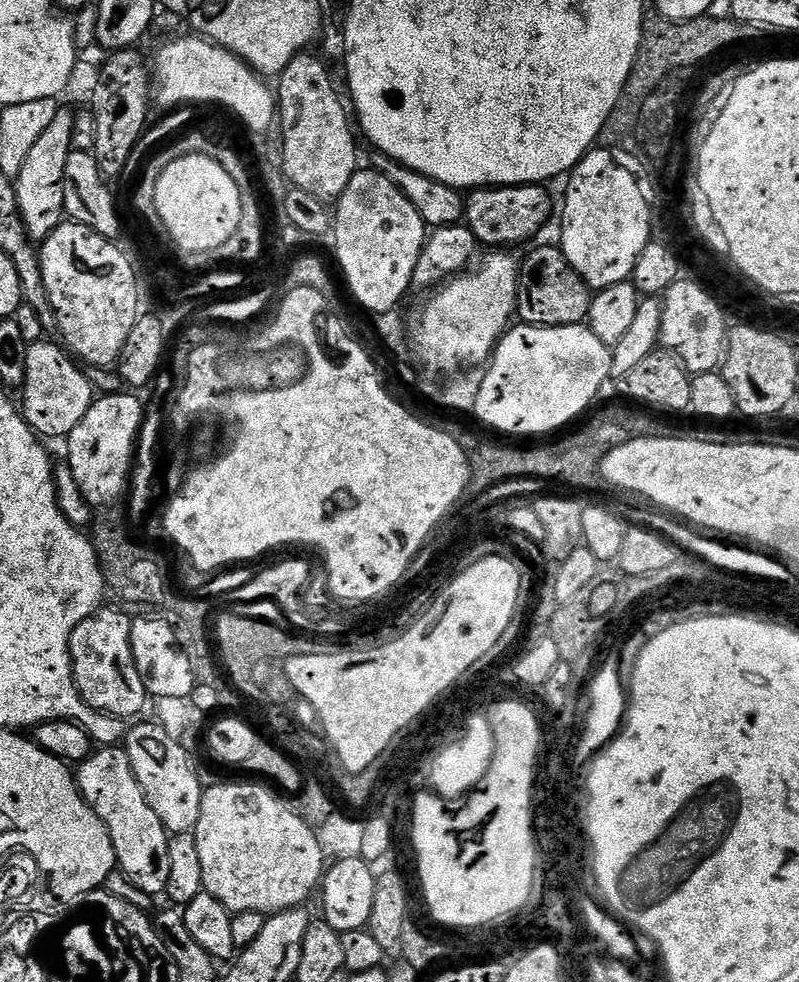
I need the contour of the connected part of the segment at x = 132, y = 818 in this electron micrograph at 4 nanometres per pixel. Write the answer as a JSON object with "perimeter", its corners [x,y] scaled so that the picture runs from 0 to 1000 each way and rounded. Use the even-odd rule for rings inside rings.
{"perimeter":[[[150,760],[121,761],[114,770],[100,775],[93,789],[106,817],[128,833],[133,845],[138,845],[149,887],[184,912],[204,913],[213,894],[213,848],[203,841],[198,829],[193,829],[188,817],[183,817],[183,809],[178,809],[178,800],[168,792],[160,767]]]}

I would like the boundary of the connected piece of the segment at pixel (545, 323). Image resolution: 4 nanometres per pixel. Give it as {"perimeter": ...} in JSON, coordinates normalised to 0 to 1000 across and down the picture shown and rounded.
{"perimeter":[[[700,252],[671,253],[661,262],[655,262],[646,304],[646,316],[655,329],[675,334],[731,330],[742,300],[742,294],[720,277]]]}

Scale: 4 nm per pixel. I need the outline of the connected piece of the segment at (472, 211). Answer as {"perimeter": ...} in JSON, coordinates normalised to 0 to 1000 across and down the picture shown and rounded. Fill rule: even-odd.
{"perimeter":[[[632,187],[630,191],[598,191],[584,197],[579,227],[602,249],[616,255],[636,255],[640,248],[666,244],[691,220],[691,200],[681,187]]]}

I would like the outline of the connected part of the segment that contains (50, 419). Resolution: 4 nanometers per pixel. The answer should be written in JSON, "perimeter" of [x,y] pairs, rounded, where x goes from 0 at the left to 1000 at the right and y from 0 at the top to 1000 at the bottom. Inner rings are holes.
{"perimeter":[[[60,344],[48,346],[36,349],[33,356],[28,423],[46,444],[84,446],[93,434],[98,434],[98,430],[108,426],[108,418],[113,418],[118,406],[118,396],[109,378],[74,349],[70,351],[64,348]]]}

